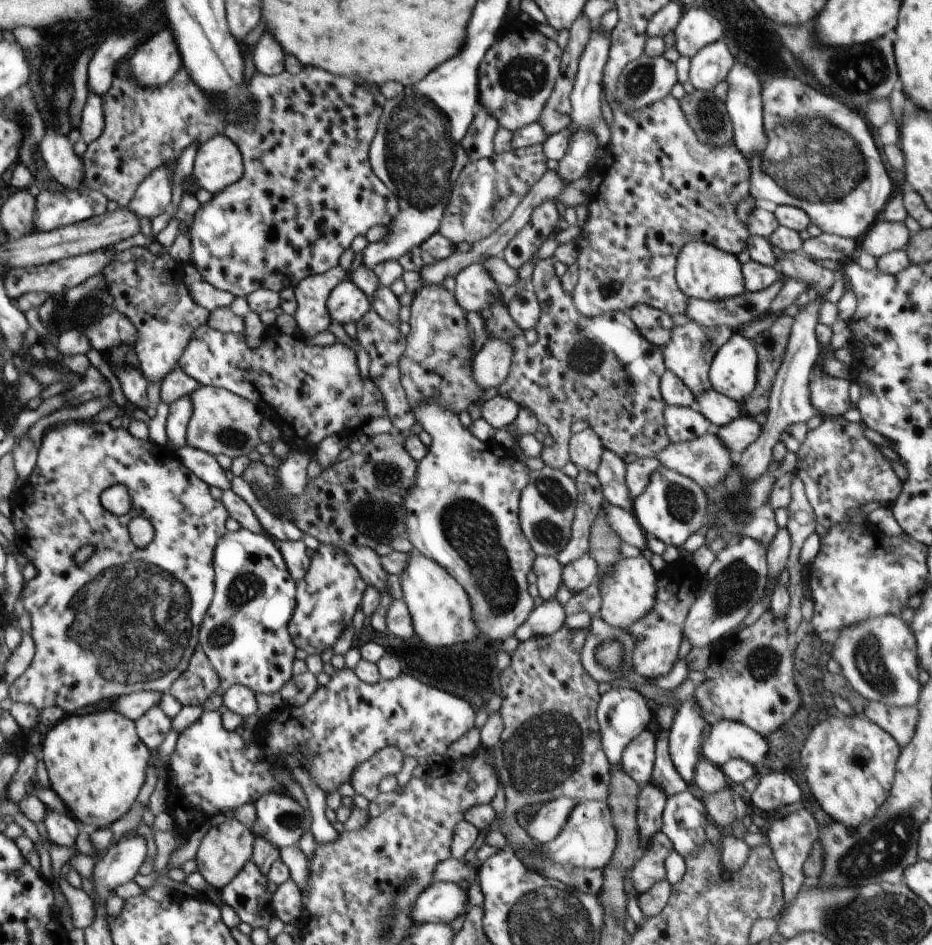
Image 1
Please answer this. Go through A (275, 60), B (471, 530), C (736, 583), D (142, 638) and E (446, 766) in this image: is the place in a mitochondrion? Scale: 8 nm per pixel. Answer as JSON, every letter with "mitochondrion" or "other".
{"A":"other","B":"mitochondrion","C":"mitochondrion","D":"mitochondrion","E":"other"}

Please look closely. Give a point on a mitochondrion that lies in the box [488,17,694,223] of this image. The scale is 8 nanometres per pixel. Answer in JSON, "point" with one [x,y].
{"point":[526,77]}

